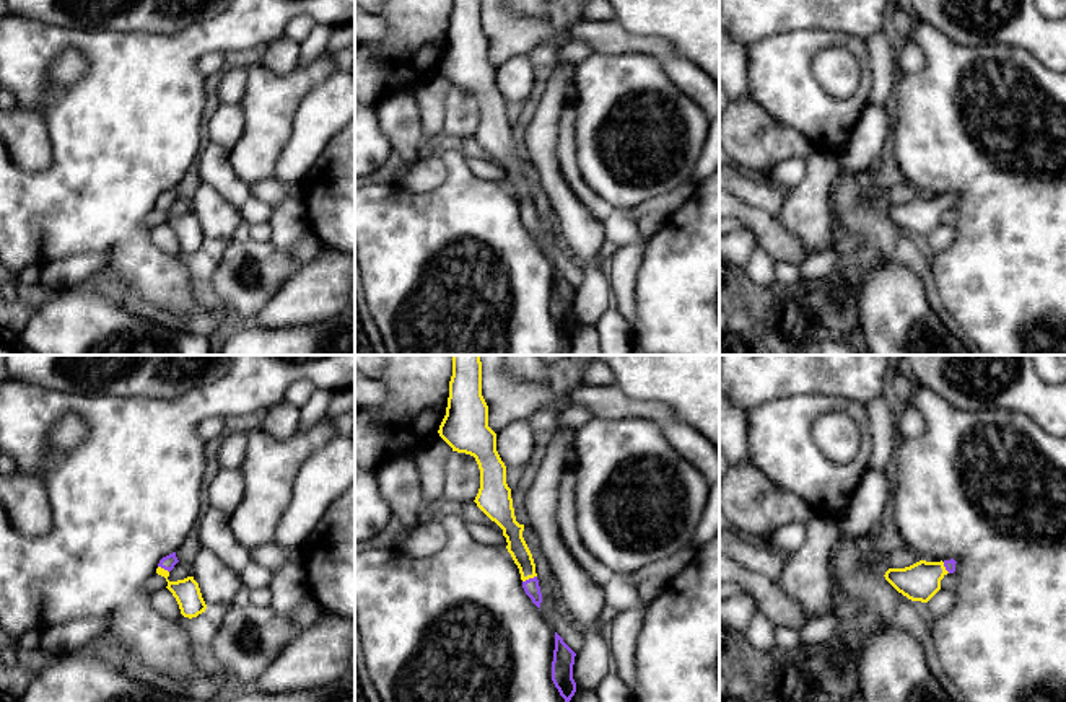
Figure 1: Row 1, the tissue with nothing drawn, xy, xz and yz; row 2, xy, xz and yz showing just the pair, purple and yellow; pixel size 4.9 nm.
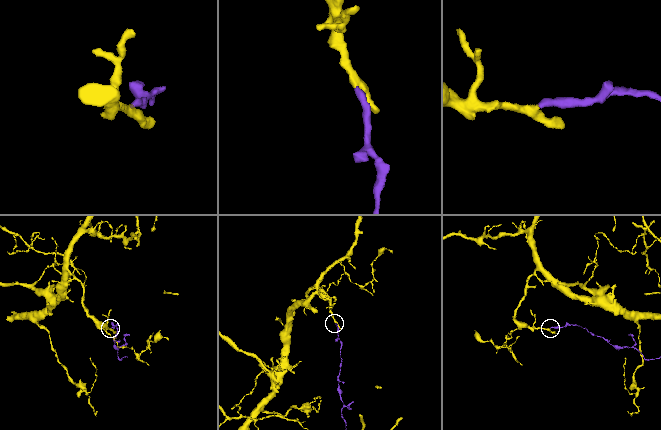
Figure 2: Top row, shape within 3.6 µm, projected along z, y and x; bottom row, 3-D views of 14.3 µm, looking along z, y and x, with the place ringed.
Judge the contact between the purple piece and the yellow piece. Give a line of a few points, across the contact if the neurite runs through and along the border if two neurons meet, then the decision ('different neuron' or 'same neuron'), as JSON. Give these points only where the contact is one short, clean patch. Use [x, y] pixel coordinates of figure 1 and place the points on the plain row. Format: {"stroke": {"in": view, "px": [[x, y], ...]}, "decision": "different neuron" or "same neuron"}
{"stroke": {"in": "xz", "px": [[531, 222], [529, 214], [528, 202], [516, 181]]}, "decision": "same neuron"}

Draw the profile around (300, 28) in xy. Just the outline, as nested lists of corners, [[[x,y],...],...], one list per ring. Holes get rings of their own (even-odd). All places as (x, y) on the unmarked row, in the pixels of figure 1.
[[[298,16],[285,28],[285,36],[298,44],[303,44],[314,26],[316,21],[311,16]]]

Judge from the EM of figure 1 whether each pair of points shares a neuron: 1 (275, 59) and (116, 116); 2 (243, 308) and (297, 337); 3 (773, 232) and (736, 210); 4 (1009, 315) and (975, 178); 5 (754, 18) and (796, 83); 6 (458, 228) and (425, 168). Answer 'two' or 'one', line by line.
1: two
2: two
3: one
4: one
5: two
6: two

